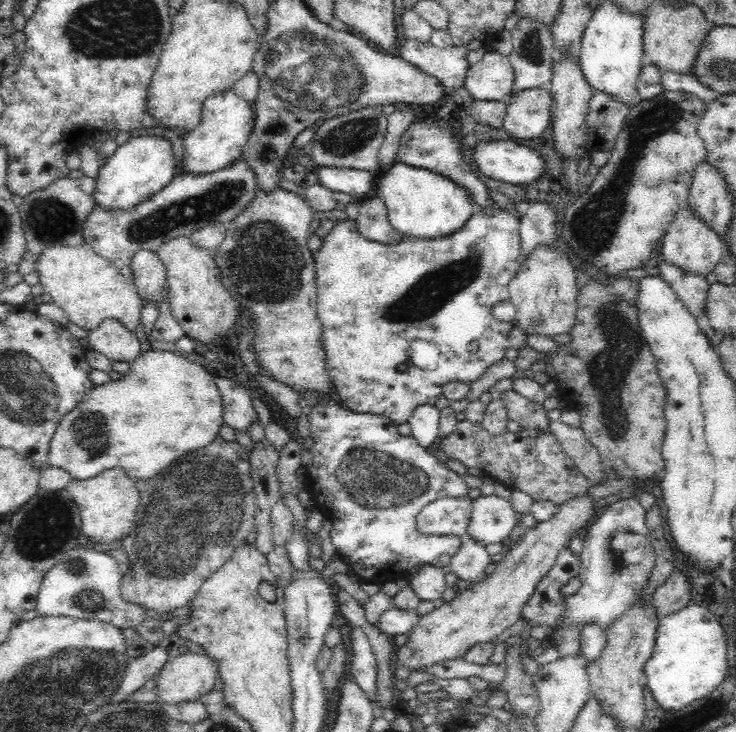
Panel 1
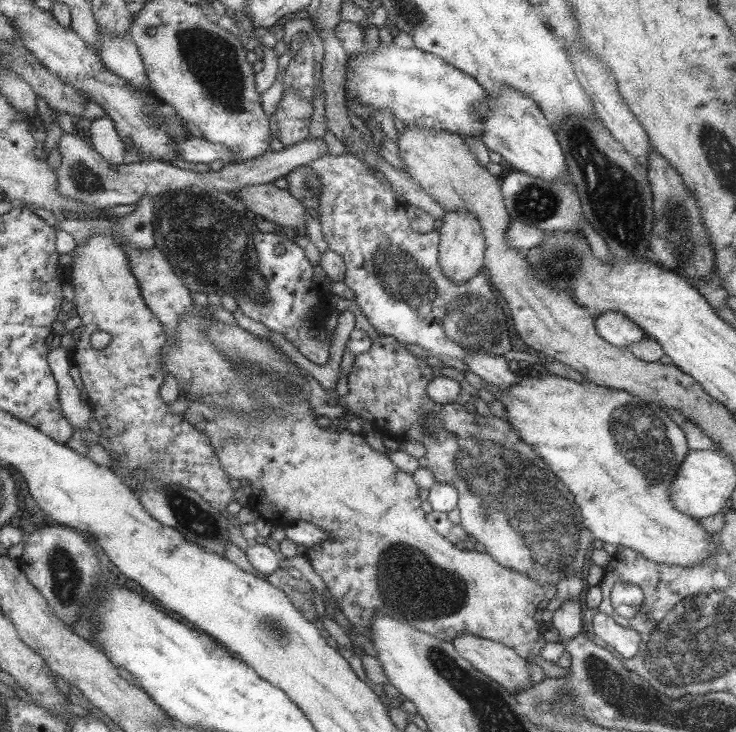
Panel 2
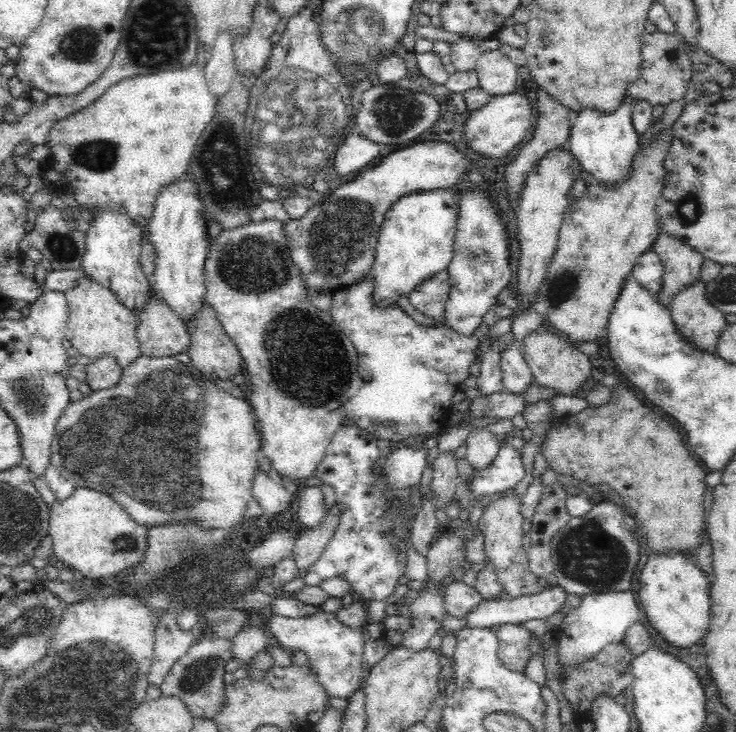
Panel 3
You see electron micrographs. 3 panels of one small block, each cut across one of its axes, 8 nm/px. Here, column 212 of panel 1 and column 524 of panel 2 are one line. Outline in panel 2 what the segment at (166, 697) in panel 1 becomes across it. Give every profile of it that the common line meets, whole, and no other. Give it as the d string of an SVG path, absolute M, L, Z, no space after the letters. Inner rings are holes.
M468 632L460 633L452 640L459 657L470 661L479 672L511 692L517 687L520 692L529 692L531 686L528 685L528 663L519 657L515 650Z

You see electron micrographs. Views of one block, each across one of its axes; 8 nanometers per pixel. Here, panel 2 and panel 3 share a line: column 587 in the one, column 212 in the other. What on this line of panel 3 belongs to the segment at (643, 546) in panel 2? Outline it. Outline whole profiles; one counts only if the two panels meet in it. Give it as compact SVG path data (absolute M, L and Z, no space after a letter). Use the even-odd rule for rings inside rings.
M138 356L121 372L121 380L116 388L92 392L88 397L78 399L69 404L58 417L54 425L55 431L51 440L50 464L75 487L94 489L111 496L139 525L152 527L155 525L178 524L179 521L193 520L201 528L229 529L240 524L246 518L248 504L253 497L254 474L258 471L258 460L261 449L261 438L254 420L253 408L244 399L232 397L228 392L216 387L214 382L206 379L192 364L182 364L174 357Z

